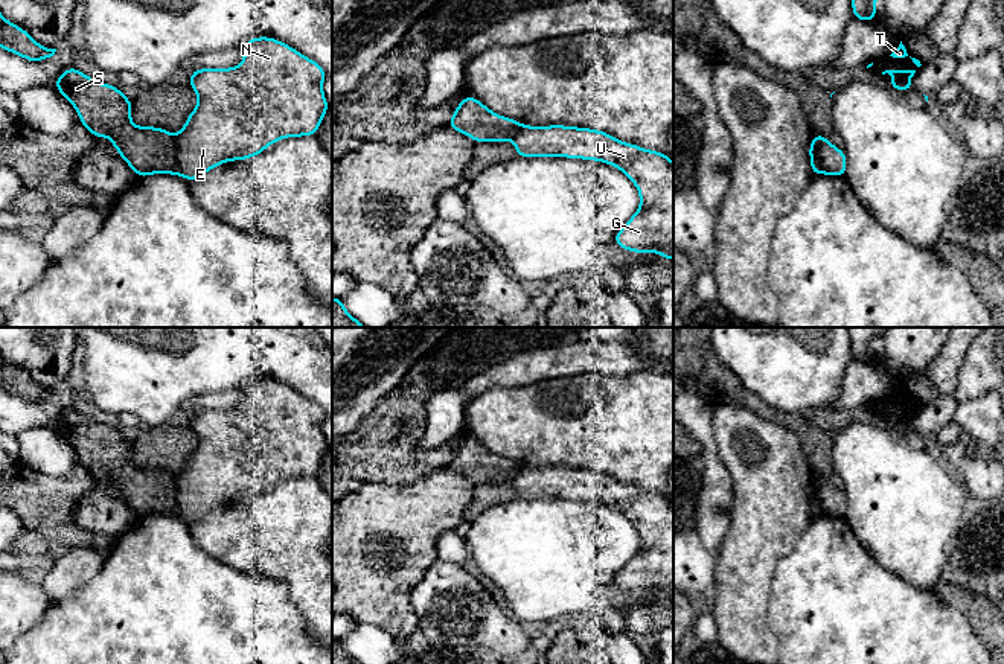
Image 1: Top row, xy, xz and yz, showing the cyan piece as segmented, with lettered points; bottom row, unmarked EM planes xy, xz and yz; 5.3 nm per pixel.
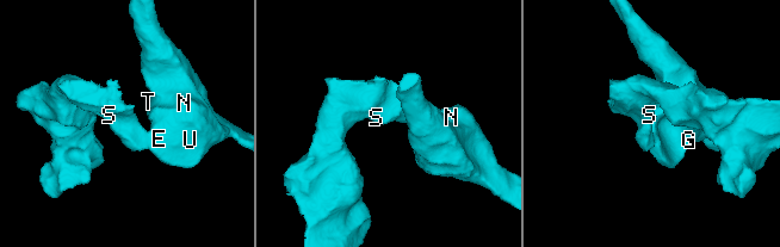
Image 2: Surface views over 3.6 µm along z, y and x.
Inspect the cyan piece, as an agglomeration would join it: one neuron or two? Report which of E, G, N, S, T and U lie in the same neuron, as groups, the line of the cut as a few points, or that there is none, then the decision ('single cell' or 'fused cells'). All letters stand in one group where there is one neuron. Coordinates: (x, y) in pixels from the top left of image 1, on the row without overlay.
E G N T U / S | yz (814, 475), (815, 500), (821, 513) | fused cells

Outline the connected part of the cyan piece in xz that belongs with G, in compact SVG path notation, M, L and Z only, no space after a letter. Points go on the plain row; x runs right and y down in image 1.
M521 466L512 484L516 496L523 500L564 498L594 501L620 510L635 525L640 536L640 548L616 574L612 583L635 595L658 594L663 600L673 602L673 504L666 493L622 483L600 471L567 466Z

